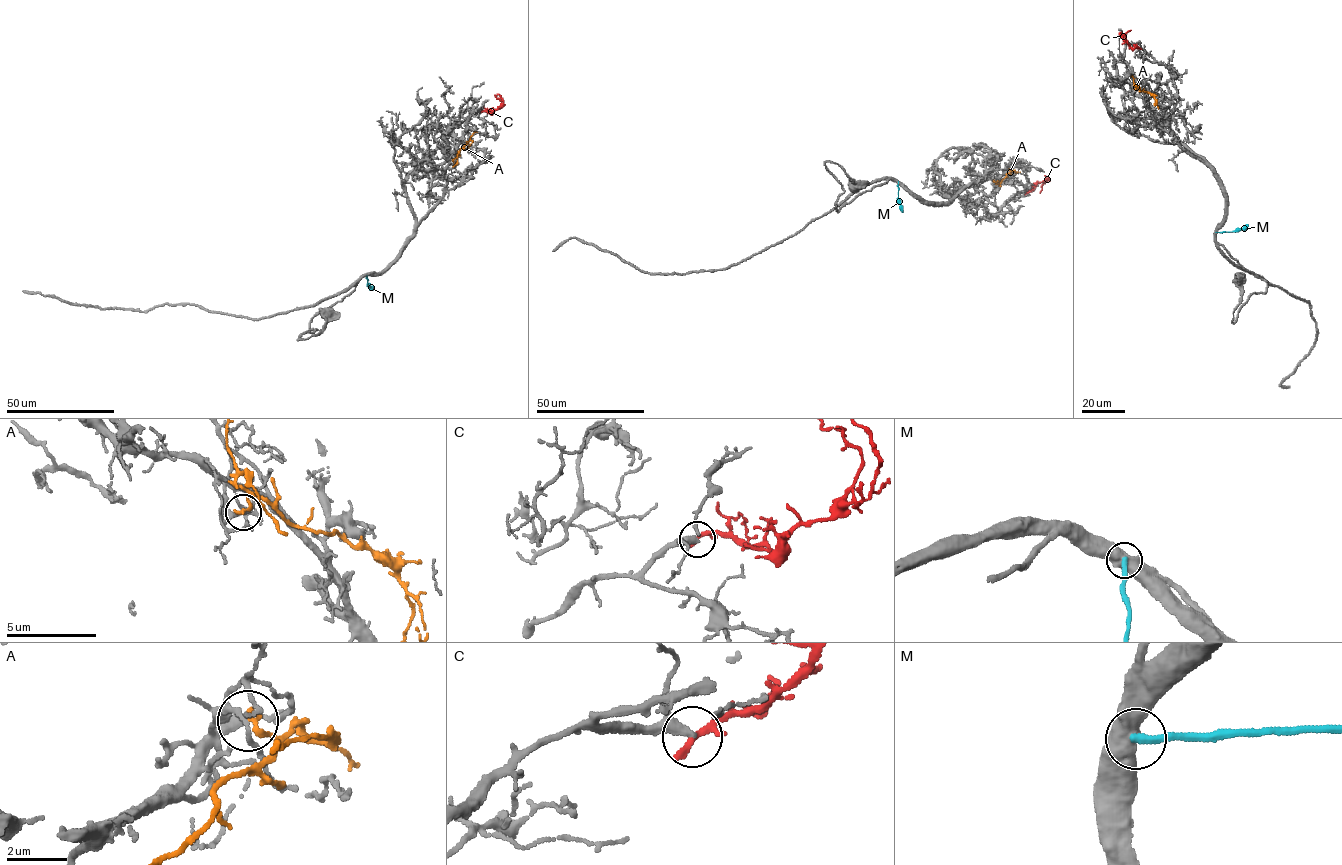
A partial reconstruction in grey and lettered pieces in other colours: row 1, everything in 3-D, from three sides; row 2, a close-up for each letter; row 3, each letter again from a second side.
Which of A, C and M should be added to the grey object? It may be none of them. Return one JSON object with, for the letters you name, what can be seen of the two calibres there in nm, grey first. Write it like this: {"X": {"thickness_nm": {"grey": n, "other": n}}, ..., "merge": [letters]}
{"merge": []}

